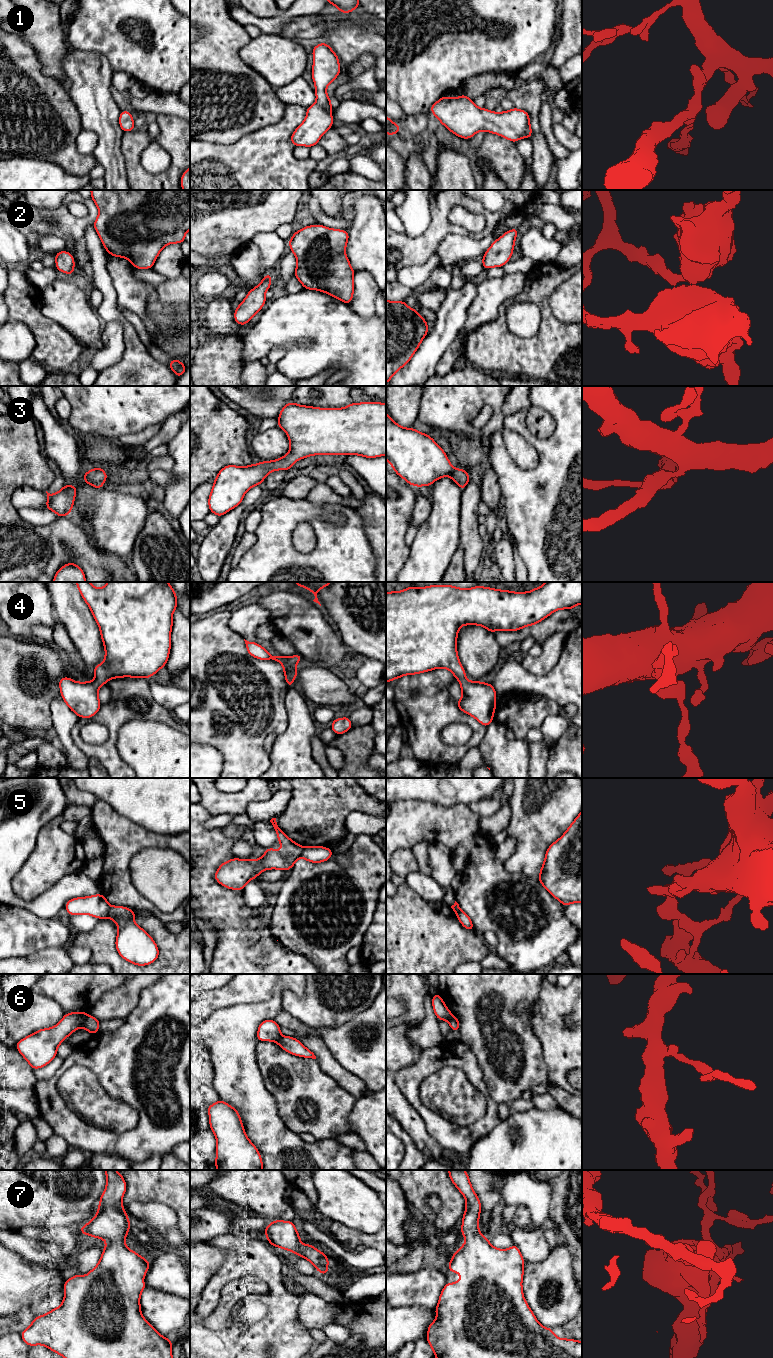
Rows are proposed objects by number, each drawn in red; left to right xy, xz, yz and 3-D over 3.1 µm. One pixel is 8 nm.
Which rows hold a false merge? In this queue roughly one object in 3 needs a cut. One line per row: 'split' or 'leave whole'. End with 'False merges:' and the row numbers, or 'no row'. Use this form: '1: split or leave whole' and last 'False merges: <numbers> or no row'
1: leave whole
2: leave whole
3: leave whole
4: leave whole
5: split
6: split
7: leave whole
False merges: 5, 6

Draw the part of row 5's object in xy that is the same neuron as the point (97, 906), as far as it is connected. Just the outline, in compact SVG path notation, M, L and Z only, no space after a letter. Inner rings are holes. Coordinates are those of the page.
M101 893L87 897L72 898L66 902L65 909L70 916L87 914L101 920L108 916L110 905Z

